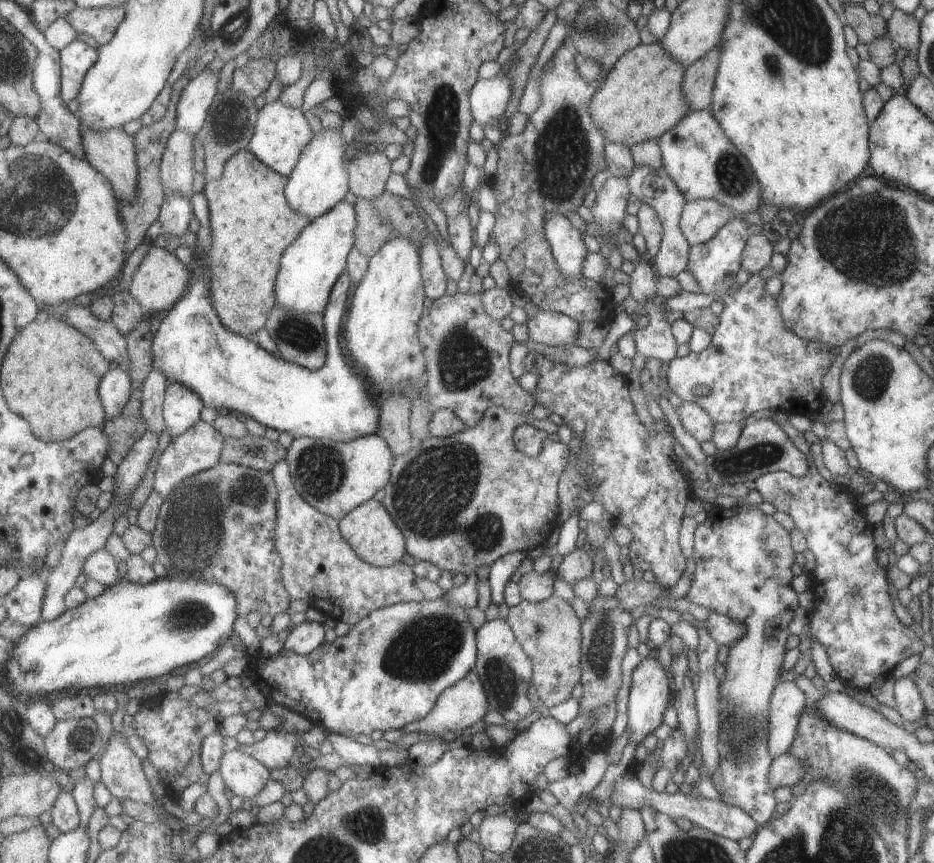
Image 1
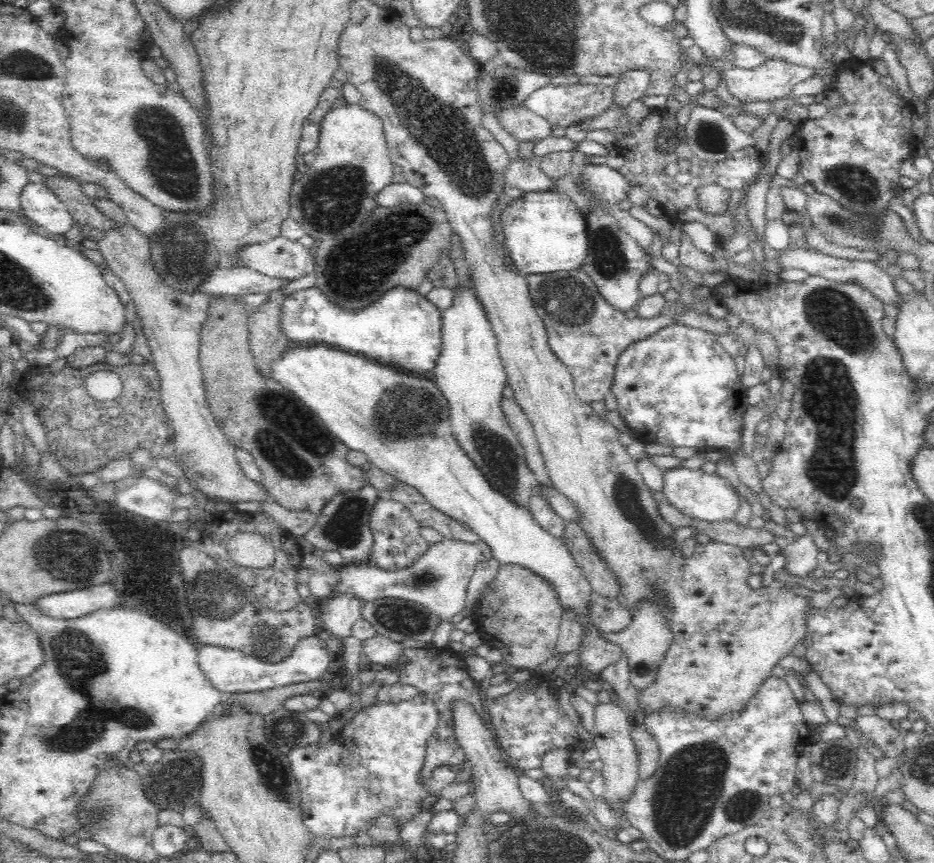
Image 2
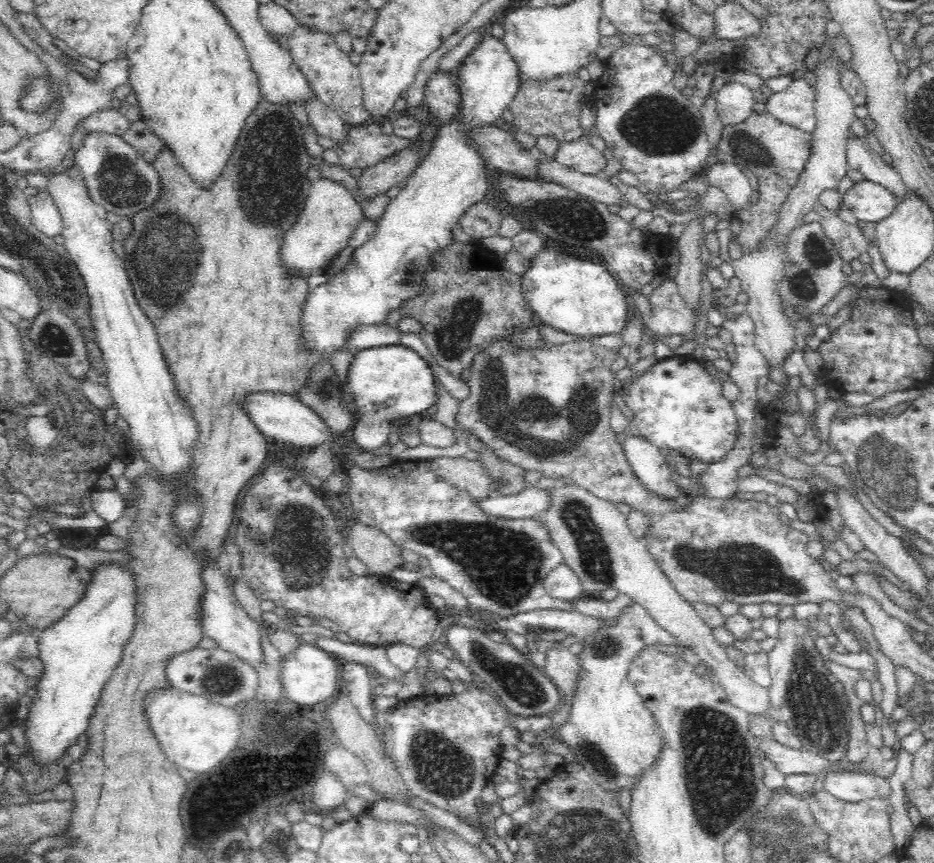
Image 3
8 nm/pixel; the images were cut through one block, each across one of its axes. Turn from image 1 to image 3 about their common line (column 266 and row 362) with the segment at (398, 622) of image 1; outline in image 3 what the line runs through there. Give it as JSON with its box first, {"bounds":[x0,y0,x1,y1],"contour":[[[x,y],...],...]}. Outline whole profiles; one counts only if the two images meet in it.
{"bounds":[622,355,738,463],"contour":[[[673,355],[658,360],[632,377],[629,385],[622,388],[624,404],[632,412],[628,434],[643,438],[663,452],[678,450],[684,456],[705,463],[718,462],[734,446],[738,434],[738,419],[733,403],[724,397],[722,390],[721,381],[711,376],[704,365],[690,355]]]}

